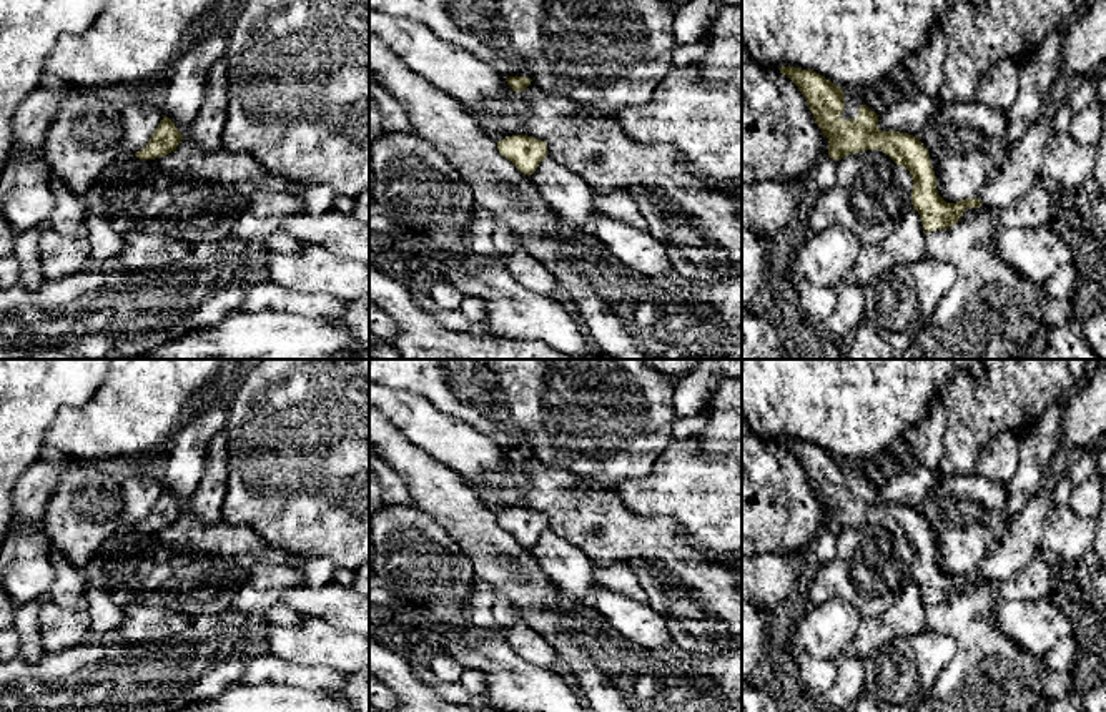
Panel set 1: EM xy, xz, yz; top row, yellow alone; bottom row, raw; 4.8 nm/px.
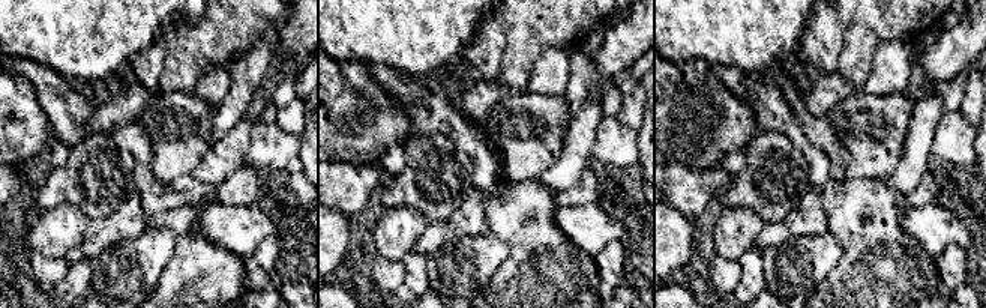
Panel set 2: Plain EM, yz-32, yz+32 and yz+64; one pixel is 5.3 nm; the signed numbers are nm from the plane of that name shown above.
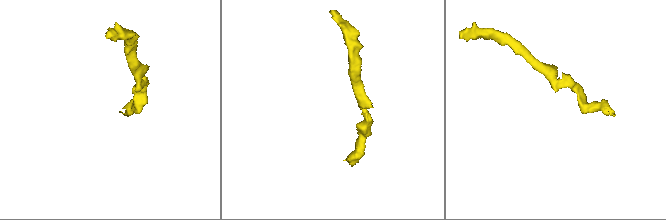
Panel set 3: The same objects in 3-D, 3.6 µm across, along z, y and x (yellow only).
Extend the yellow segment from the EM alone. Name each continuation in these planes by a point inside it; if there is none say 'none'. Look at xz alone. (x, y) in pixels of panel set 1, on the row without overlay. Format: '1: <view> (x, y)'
none

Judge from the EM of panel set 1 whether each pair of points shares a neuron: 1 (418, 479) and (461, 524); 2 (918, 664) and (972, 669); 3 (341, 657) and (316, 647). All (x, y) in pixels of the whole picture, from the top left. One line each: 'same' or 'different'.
1: same
2: different
3: same

